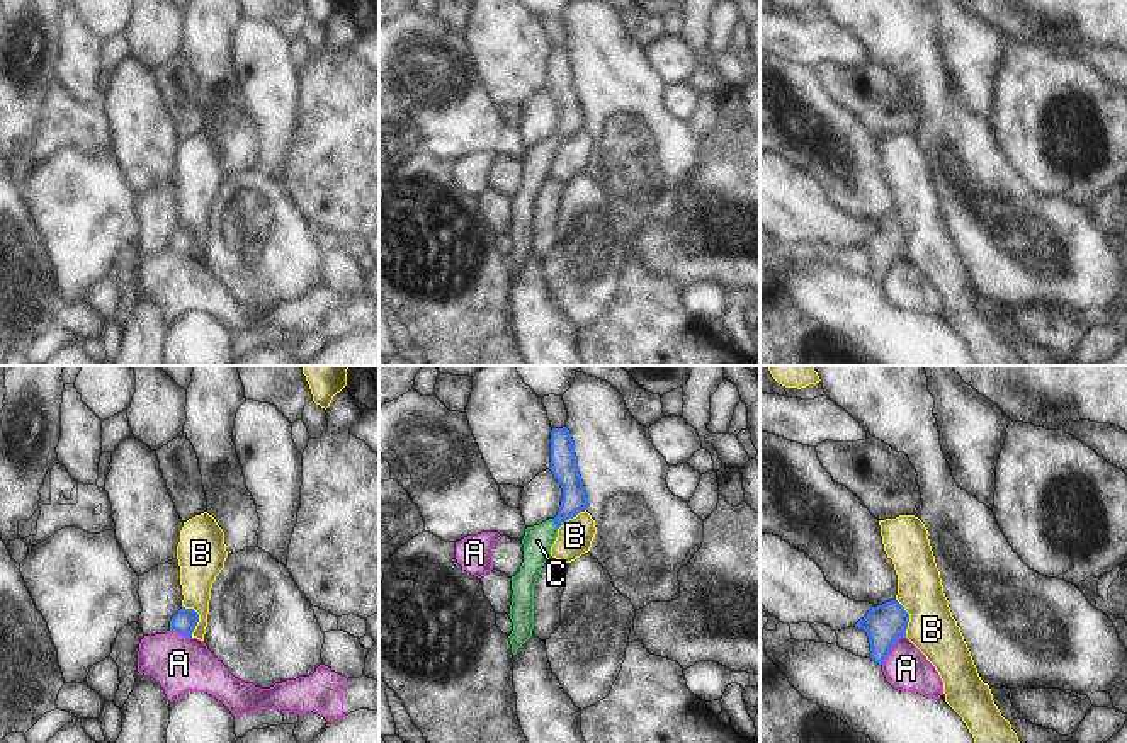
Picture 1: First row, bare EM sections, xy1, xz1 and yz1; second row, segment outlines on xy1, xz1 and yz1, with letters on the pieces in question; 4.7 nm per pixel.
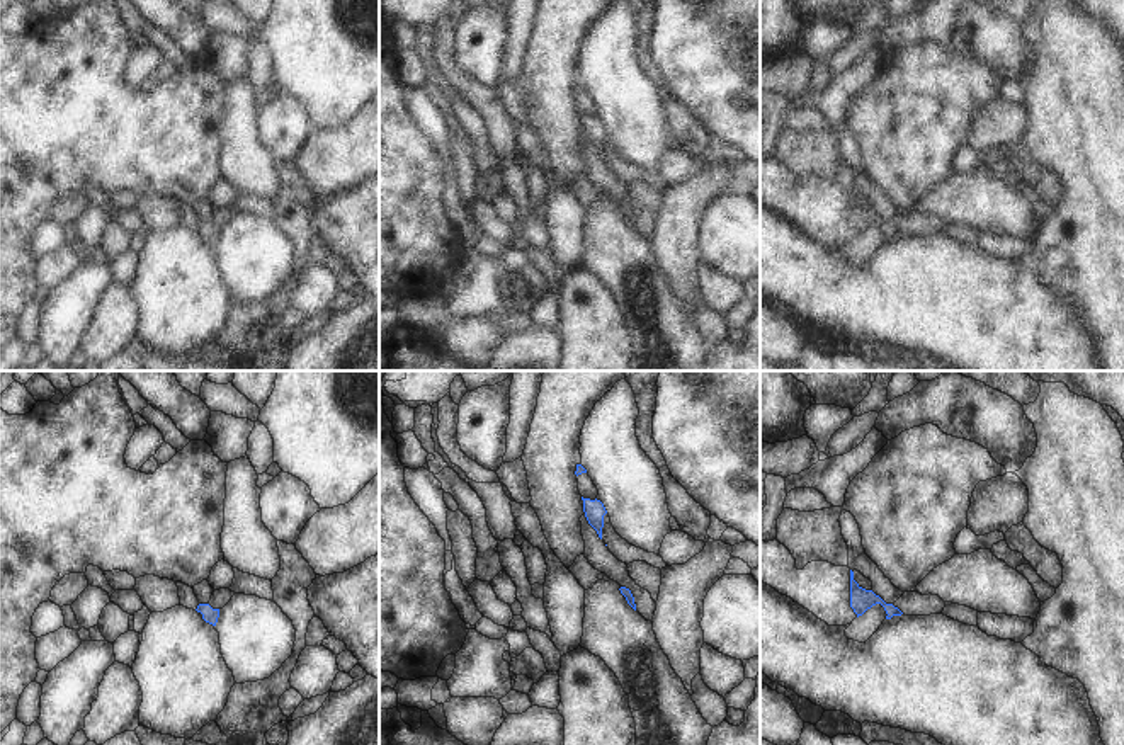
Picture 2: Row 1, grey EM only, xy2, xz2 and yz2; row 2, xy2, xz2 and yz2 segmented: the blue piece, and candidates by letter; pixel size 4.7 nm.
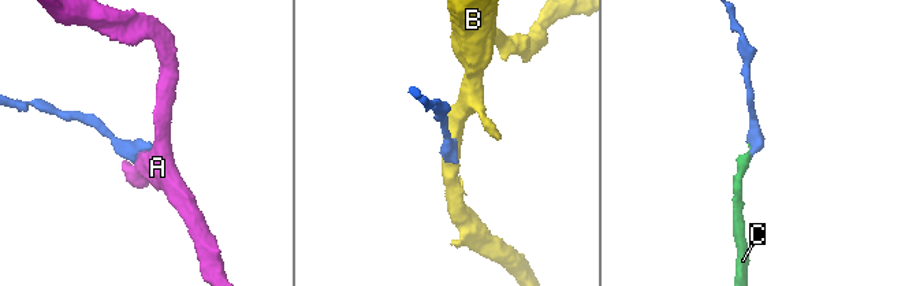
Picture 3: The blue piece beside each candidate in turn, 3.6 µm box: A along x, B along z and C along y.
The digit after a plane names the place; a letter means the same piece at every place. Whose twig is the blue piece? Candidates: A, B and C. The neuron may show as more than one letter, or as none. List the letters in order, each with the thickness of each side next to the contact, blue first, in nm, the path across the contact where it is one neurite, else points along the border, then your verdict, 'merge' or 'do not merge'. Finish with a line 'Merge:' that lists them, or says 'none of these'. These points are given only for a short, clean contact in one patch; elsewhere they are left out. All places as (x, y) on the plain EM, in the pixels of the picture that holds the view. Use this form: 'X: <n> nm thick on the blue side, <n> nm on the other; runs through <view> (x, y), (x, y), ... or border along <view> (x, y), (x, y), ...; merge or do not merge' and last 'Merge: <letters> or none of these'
A: 190 nm thick on the blue side, 220 nm on the other; border along yz1 (905, 254), (881, 283); do not merge
B: 110 nm thick on the blue side, 190 nm on the other; border along xy1 (182, 225), (191, 226), (198, 233), (198, 243), (191, 255); do not merge
C: 120 nm thick on the blue side, 140 nm on the other; runs through xz1 (575, 119), (555, 143), (538, 160); merge
Merge: C

